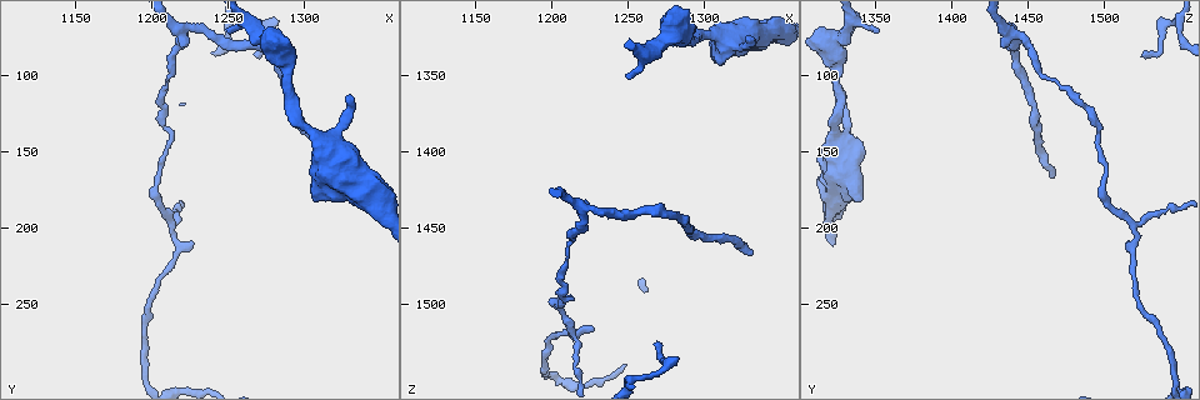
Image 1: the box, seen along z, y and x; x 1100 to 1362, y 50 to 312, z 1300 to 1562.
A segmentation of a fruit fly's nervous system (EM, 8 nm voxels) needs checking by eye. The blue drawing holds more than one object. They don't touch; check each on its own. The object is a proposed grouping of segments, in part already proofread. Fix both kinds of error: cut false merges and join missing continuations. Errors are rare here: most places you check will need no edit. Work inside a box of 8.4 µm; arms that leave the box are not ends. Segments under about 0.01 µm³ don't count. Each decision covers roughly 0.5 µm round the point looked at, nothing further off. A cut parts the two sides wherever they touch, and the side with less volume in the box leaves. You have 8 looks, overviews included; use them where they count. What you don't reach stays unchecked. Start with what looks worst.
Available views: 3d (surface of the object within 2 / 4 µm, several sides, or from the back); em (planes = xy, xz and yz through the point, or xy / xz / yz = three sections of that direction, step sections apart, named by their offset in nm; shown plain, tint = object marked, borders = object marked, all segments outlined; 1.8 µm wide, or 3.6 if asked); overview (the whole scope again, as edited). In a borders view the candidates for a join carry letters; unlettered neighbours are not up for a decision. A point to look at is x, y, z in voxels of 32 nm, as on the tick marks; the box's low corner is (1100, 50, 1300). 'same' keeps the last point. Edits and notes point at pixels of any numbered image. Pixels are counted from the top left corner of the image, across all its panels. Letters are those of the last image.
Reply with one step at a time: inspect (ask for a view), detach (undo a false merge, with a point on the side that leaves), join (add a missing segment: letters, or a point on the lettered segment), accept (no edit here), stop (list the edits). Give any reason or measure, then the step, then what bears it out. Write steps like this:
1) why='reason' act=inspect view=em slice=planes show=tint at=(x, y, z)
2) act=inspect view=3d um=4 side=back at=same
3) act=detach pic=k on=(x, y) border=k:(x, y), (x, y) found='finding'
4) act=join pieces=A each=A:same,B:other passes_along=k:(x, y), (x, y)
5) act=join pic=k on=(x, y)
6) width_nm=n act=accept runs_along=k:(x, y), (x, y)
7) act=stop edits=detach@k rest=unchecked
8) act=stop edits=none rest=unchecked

why='long arm stops here' act=inspect view=em slice=planes show=plain at=(1330, 166, 1464)

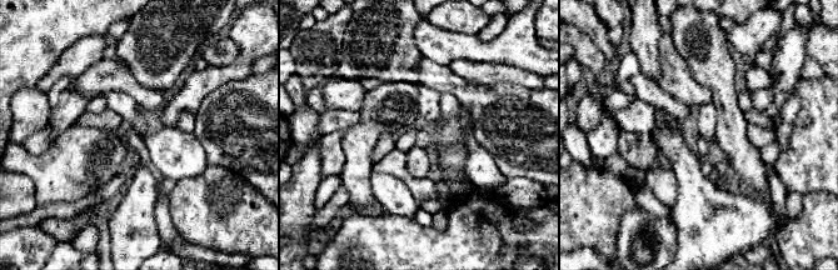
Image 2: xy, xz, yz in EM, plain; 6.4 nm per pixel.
why='see the neighbours' act=inspect view=em slice=planes show=borders at=same

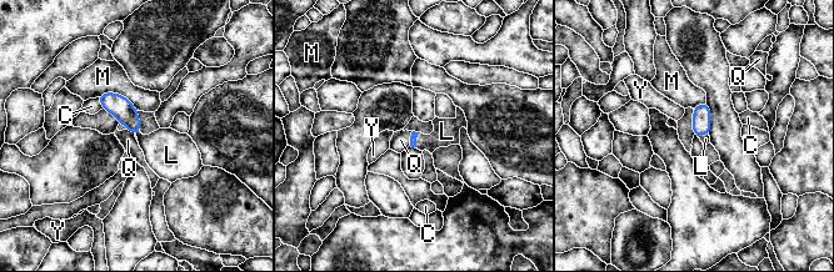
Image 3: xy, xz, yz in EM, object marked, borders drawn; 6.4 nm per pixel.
longest_contact=M:280nm act=join pieces=L each=C:other,L:same,M:other,Q:other,Y:other found='the cell continues'

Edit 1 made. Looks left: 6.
why='three arms meet' act=inspect view=em slice=yz step=16 show=tint at=(1224, 68, 1438)

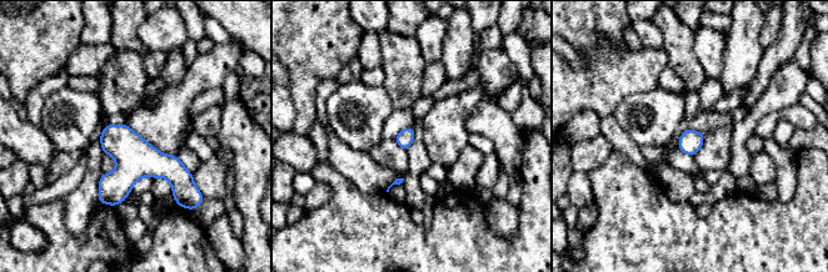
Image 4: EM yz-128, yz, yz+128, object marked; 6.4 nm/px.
why='another direction' act=inspect view=em slice=xy step=8 show=borders at=same

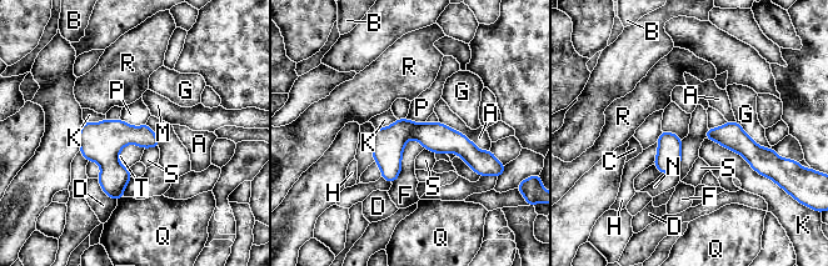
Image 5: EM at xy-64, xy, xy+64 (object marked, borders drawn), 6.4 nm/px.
act=accept each=A:other,B:other,C:other,D:other,F:other,G:other,H:other,K:other,M:other,N:other,P:other,Q:other,R:other,S:other,T:other runs_along=5:(374, 135), (424, 132), (483, 154) found='one cell here'

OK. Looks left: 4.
act=stop edits=join@3 rest=unchecked

